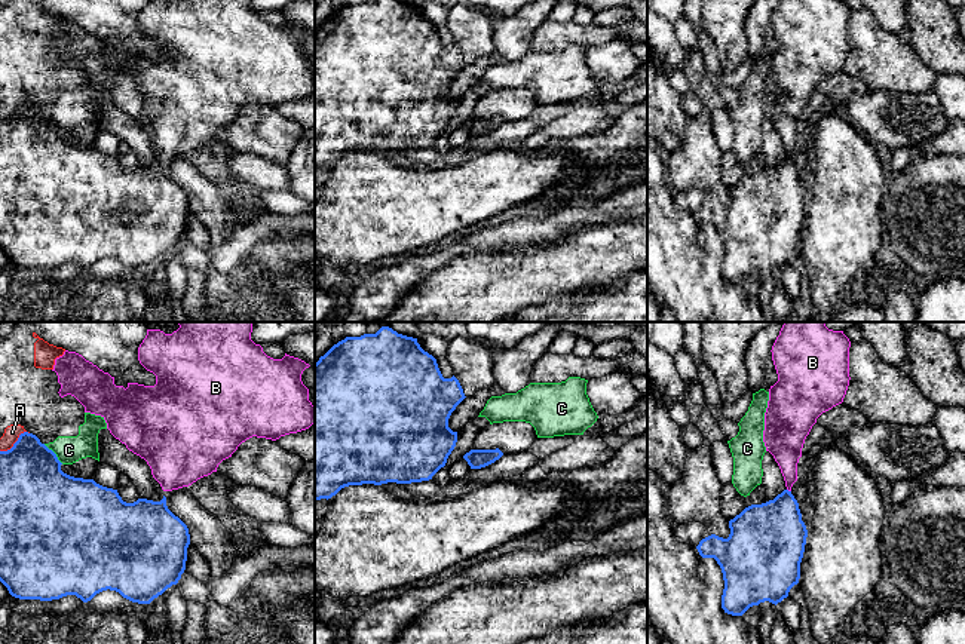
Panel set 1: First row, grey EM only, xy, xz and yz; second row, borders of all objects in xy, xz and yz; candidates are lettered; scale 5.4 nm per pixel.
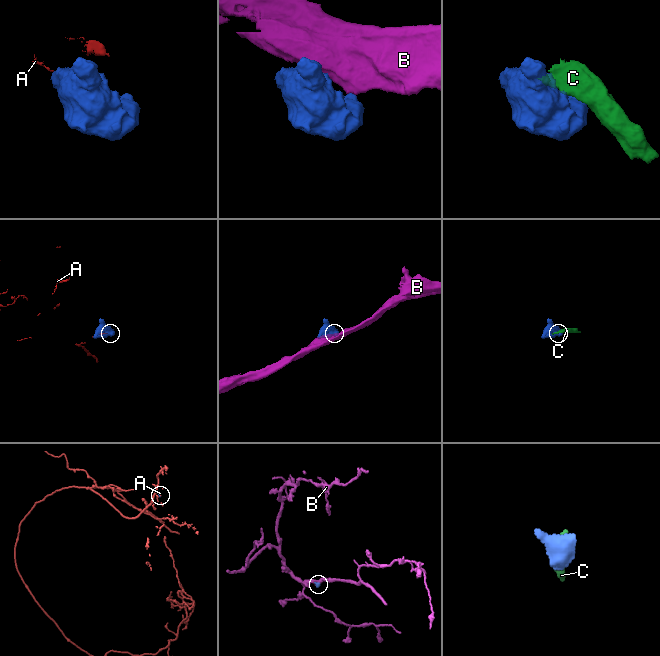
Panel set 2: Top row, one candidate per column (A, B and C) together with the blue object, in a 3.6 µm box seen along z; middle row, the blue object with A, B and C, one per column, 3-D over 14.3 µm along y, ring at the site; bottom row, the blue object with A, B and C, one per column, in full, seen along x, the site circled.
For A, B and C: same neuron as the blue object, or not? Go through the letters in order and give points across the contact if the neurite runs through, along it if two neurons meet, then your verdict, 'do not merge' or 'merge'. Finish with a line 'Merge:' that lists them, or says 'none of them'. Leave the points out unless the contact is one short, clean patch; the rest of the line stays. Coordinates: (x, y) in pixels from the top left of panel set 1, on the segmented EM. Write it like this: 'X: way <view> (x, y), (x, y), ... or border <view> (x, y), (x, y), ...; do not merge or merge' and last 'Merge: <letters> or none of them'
A: border xy (28, 432), (23, 432), (9, 448), (0, 451); do not merge
B: way yz (772, 533), (783, 514), (787, 490), (789, 465), (786, 444); merge
C: border xy (43, 444), (63, 463); do not merge
Merge: B

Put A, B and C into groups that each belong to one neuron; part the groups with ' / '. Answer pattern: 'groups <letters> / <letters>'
groups A C / B

